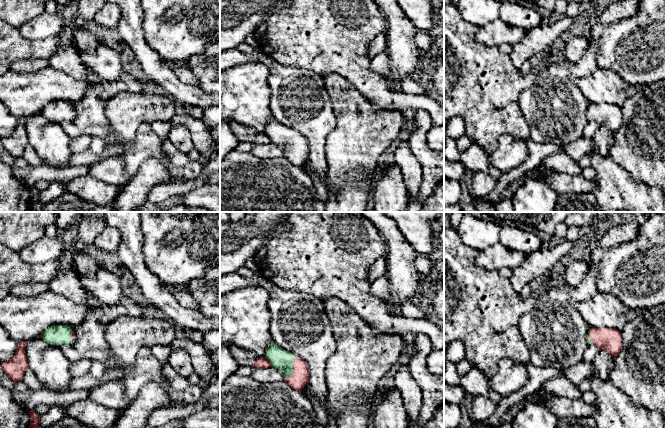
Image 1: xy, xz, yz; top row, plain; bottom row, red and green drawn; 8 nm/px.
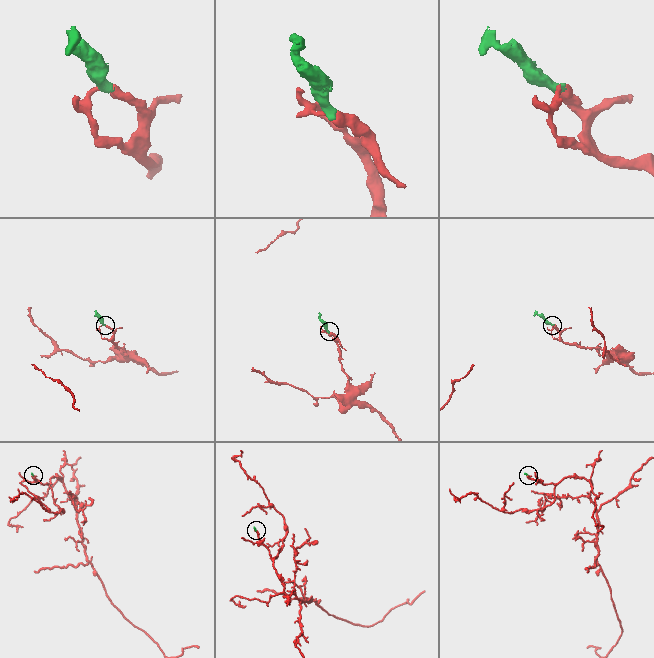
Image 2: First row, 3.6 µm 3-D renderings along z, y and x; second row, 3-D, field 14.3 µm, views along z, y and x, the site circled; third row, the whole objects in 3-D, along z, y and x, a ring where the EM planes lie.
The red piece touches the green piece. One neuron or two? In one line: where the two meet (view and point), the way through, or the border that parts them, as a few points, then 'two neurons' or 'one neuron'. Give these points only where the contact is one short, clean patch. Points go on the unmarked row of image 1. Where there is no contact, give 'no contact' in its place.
meets red in xz at (293, 145); runs through xz (301, 150), (293, 145), (279, 134); one neuron

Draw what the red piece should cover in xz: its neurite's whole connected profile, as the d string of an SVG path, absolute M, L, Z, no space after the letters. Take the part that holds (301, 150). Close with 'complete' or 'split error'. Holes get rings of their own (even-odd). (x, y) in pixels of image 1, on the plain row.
M275 119L269 121L263 134L258 134L251 141L254 145L271 142L283 149L284 157L294 166L302 167L309 158L310 148L308 140Z | split error

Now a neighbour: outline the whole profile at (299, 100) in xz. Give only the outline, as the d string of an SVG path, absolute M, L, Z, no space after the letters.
M262 51L257 61L264 63L270 71L268 83L271 88L270 109L273 118L308 140L310 148L308 172L315 174L322 181L328 169L325 153L326 139L337 125L323 77L305 68L279 64Z

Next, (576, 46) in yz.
M568 36L564 37L565 48L562 51L564 58L570 63L577 63L586 53L589 47L589 40L582 36Z

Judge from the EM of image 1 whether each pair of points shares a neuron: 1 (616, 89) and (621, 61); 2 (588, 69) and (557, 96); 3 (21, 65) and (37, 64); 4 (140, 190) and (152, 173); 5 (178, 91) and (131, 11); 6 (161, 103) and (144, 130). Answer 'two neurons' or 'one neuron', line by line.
1: two neurons
2: one neuron
3: one neuron
4: one neuron
5: one neuron
6: two neurons

